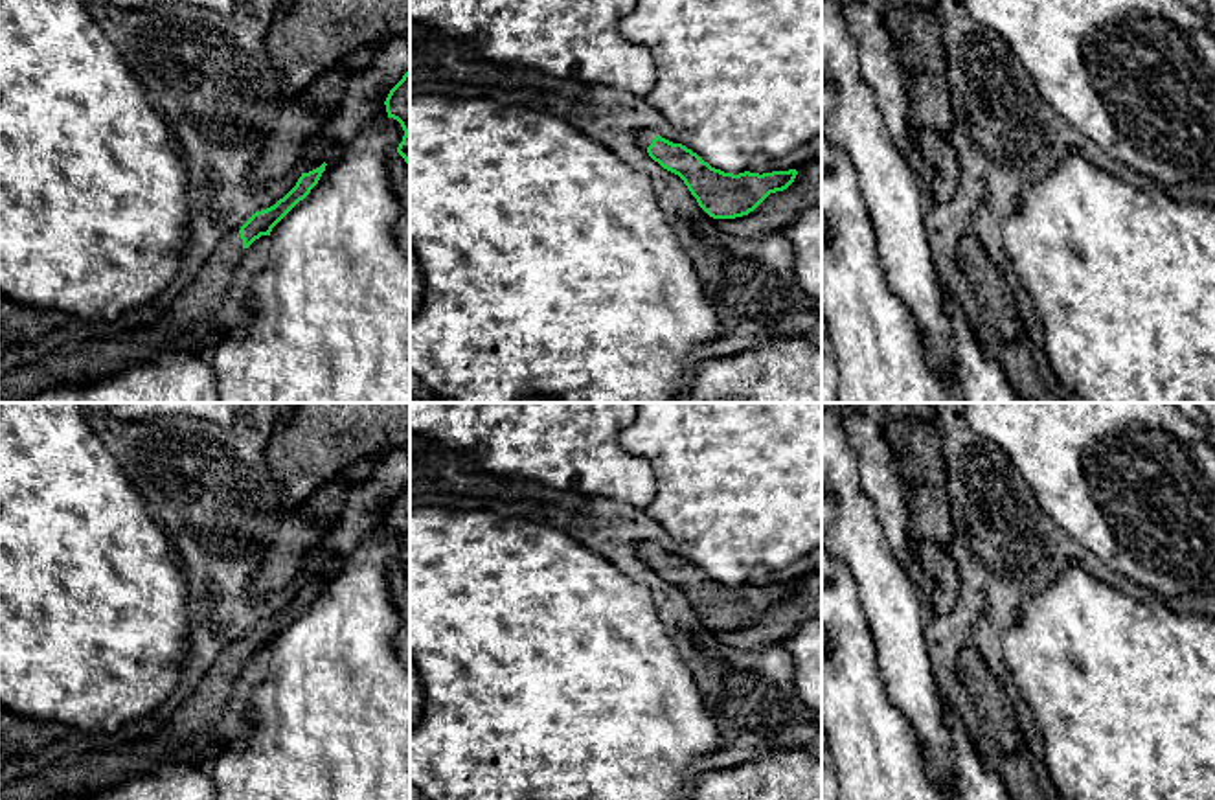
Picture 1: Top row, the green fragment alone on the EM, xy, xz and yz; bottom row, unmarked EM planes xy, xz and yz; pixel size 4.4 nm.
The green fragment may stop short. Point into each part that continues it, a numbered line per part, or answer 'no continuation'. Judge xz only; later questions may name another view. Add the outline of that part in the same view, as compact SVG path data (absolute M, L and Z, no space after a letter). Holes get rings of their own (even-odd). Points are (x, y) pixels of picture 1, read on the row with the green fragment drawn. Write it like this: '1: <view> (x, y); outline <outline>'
1: xz (644, 138); outline M645 129L642 132L636 134L636 143L647 151L647 147L653 143L653 140L658 136L656 131L653 129Z

